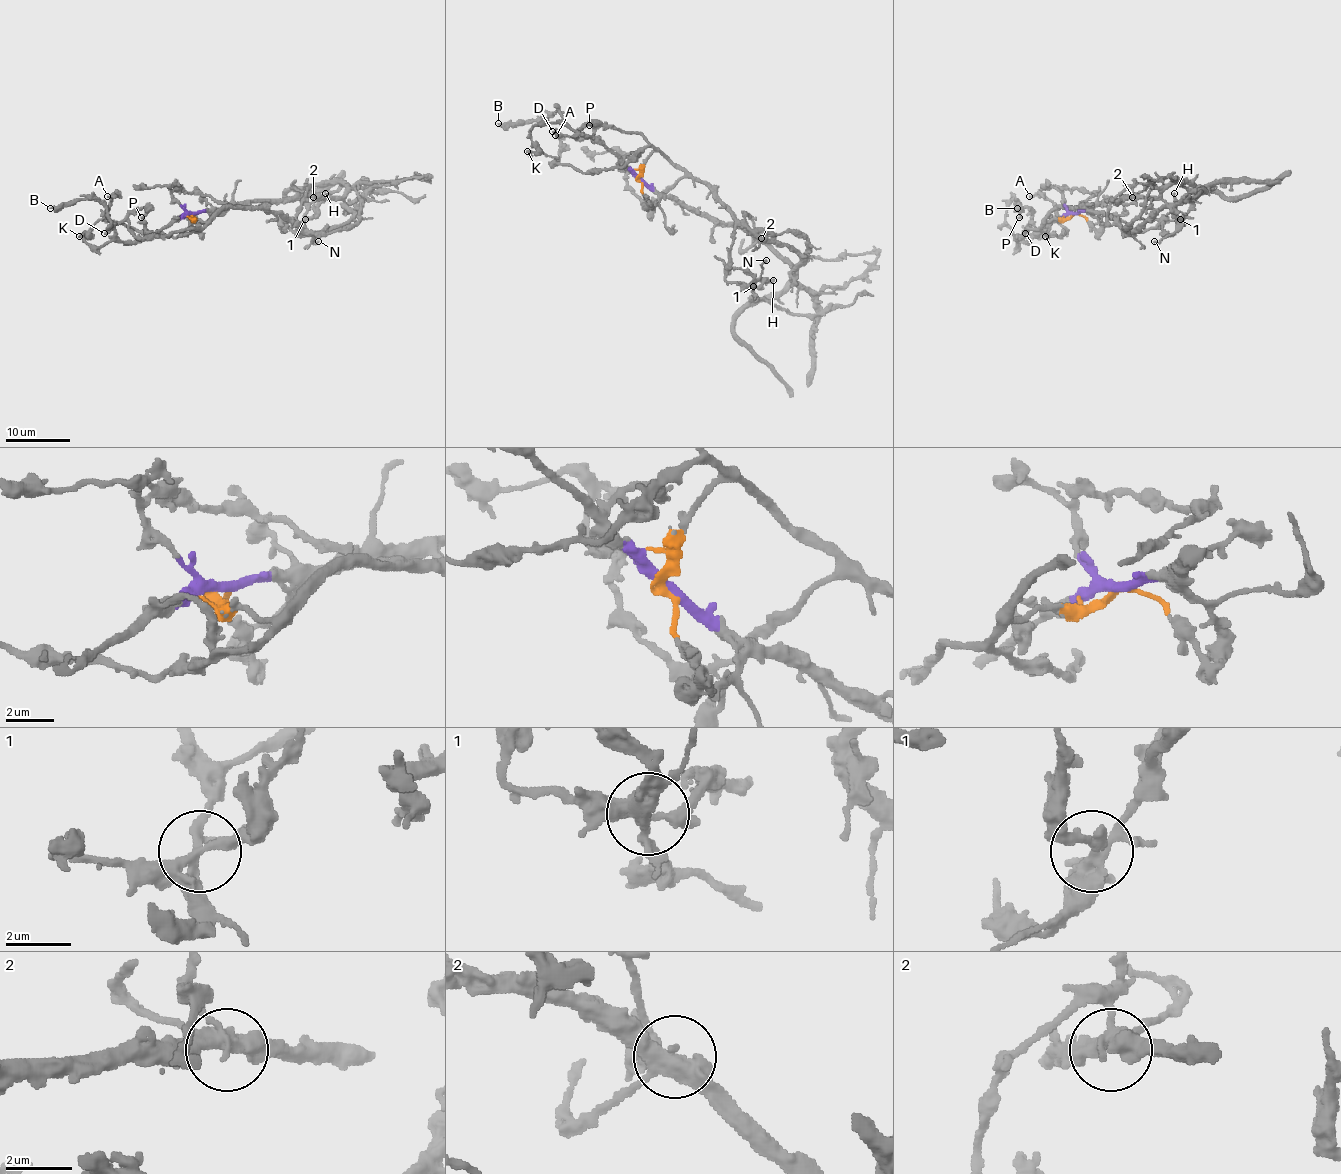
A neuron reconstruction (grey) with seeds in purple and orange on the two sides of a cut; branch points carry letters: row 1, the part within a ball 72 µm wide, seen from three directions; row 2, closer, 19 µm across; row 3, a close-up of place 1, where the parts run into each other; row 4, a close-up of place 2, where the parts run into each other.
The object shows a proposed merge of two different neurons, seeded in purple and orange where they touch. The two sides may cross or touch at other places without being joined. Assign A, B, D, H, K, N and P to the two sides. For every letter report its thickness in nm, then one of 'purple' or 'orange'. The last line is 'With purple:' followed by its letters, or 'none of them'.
A: calibre 110 nm; orange
B: calibre 300 nm; purple
D: calibre 280 nm; orange
H: calibre 170 nm; orange
K: calibre 260 nm; purple
N: calibre 170 nm; purple
P: calibre 200 nm; orange
With purple: B, K, N

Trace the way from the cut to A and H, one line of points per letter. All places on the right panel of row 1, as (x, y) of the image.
A: (1073, 213), (1041, 227), (1060, 237), (1067, 231), (1055, 216), (1055, 207), (1049, 200), (1030, 195)
H: (1073, 213), (1046, 221), (1055, 208), (1083, 208), (1121, 219), (1134, 231), (1158, 229), (1180, 219), (1174, 192)

